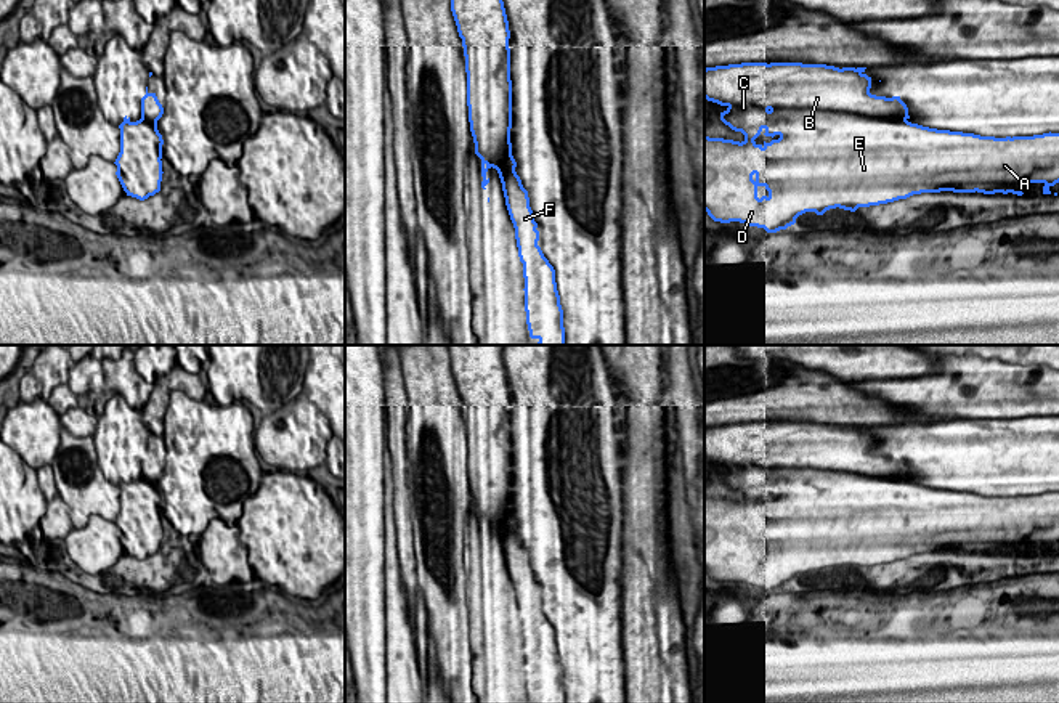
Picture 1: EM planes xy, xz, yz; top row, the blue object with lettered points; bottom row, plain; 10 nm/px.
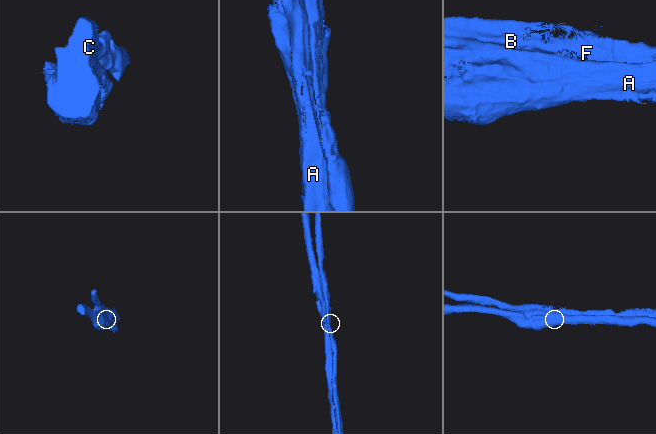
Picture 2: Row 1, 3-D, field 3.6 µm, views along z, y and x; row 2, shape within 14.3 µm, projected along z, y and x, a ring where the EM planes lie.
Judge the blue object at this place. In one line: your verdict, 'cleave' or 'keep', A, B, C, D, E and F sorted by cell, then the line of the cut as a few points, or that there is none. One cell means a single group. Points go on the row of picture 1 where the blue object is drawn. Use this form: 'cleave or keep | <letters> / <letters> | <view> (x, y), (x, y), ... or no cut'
cleave | A C D E / B F | yz (770, 108), (819, 108), (884, 117), (907, 116)

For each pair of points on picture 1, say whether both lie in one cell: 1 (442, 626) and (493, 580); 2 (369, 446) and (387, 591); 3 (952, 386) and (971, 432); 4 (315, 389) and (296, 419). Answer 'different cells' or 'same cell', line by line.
1: different cells
2: same cell
3: different cells
4: different cells

